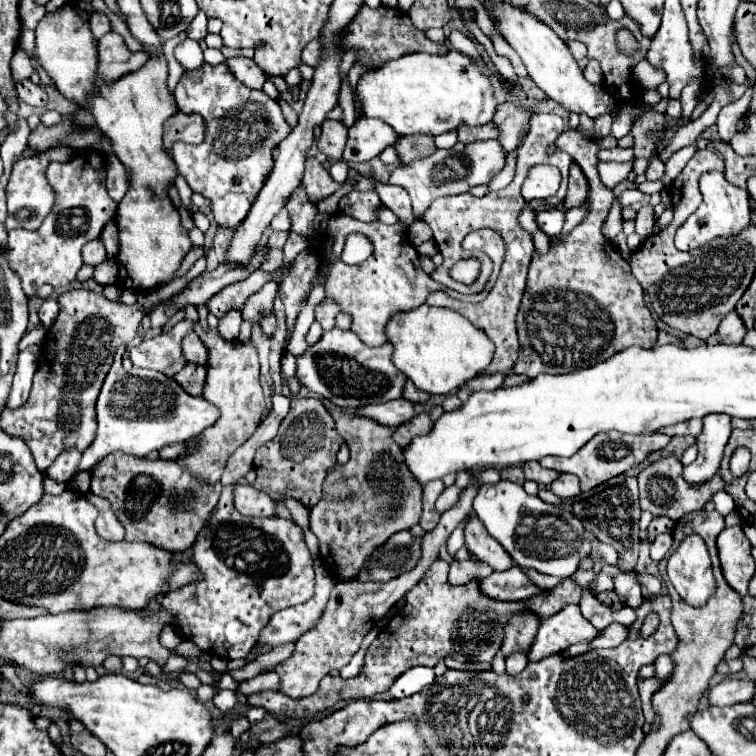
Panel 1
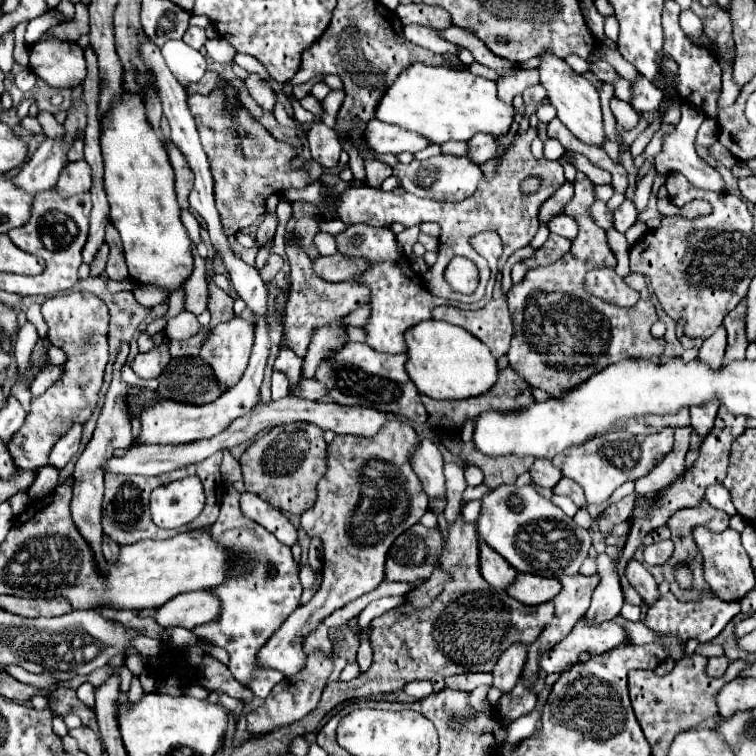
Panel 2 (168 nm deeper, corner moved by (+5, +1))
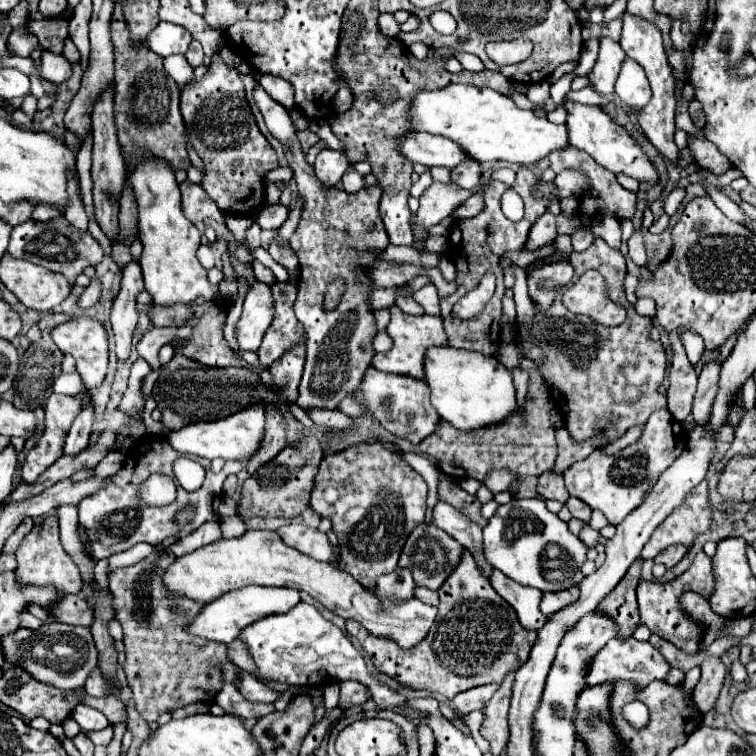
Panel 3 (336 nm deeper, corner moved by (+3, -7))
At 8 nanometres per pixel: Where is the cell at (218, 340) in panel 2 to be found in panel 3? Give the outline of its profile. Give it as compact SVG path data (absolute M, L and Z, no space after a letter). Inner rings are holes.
M253 283L247 291L243 313L235 325L237 341L247 351L257 351L267 327L273 321L273 293L265 283Z

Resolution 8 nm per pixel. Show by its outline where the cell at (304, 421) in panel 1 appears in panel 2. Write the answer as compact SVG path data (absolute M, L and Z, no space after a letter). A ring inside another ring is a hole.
M311 423L277 425L263 437L255 439L239 459L243 467L245 489L259 495L279 511L305 513L317 497L319 477L327 471L327 443L323 429Z

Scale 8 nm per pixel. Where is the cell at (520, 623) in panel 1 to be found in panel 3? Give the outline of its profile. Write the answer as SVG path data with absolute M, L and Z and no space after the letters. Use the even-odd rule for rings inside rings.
M509 673L505 677L499 691L483 707L481 735L489 741L493 755L501 755L507 747L507 741L509 741L507 711L509 711L509 693L511 693L511 689L513 689L513 673Z

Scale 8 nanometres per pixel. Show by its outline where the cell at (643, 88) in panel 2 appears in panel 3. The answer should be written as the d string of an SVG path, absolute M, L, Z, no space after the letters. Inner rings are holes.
M625 59L617 85L615 85L615 93L621 97L621 101L625 105L629 105L635 111L639 111L641 107L645 107L649 103L649 99L651 99L649 81L647 81L641 65L635 63L633 59Z

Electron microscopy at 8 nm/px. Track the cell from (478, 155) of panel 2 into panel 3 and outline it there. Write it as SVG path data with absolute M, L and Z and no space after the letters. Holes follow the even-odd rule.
M463 161L461 165L457 165L451 171L451 181L459 187L459 189L467 189L473 191L477 189L479 181L481 181L481 169L477 161Z

